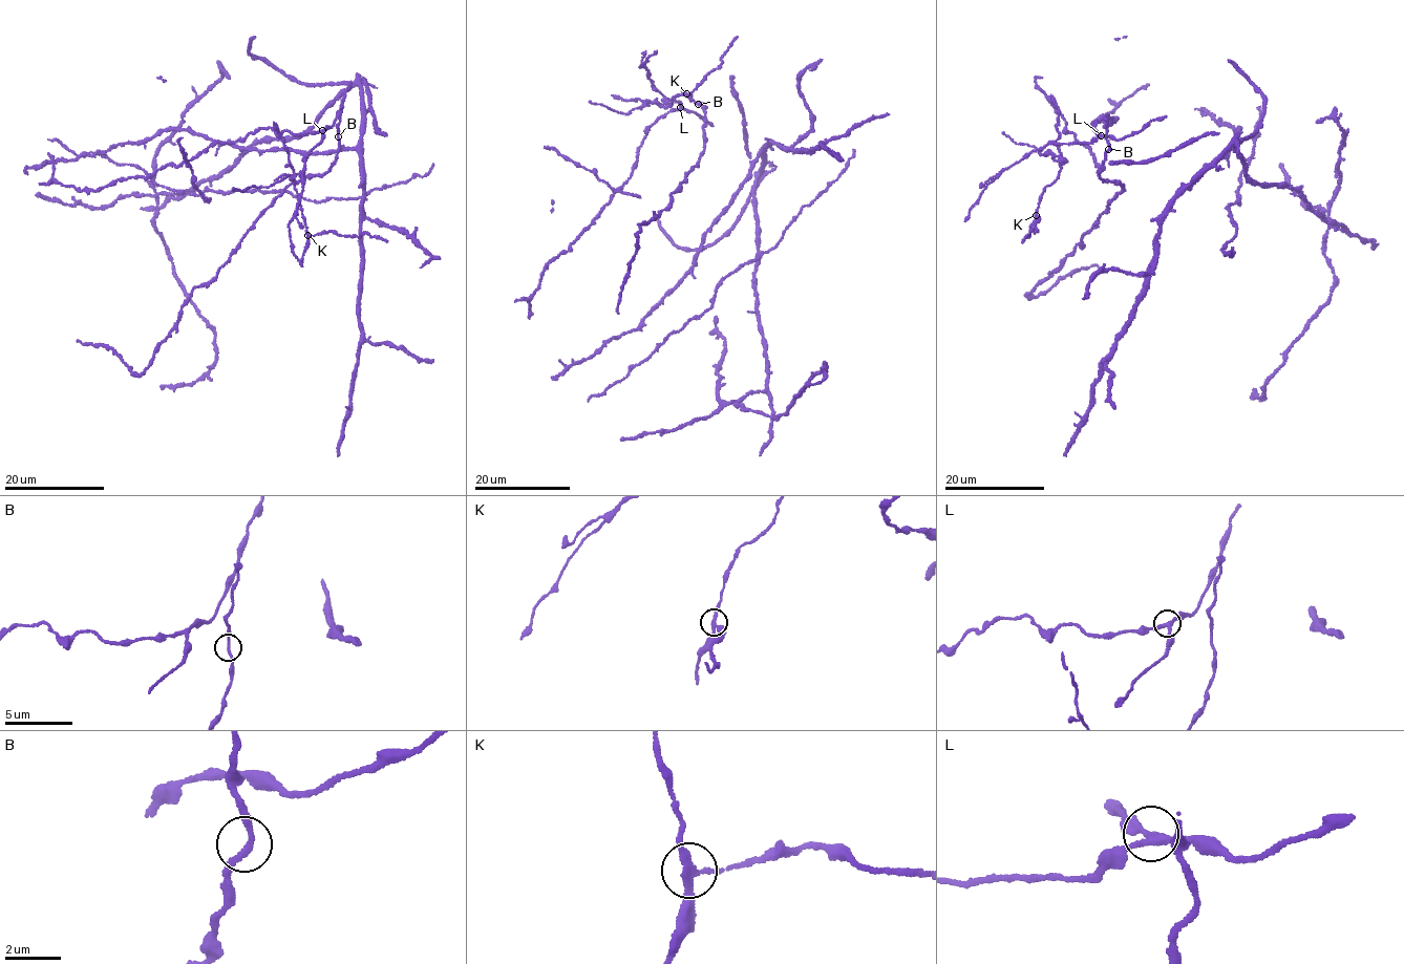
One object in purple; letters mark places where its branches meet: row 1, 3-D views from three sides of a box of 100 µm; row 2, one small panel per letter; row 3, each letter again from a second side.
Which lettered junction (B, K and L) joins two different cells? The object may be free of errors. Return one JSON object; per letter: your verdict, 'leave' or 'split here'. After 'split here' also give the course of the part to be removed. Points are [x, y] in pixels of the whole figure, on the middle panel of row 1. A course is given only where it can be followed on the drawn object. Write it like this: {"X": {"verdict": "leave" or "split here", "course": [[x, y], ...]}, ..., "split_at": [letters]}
{"B": {"verdict": "leave"}, "K": {"verdict": "split here", "course": [[686, 93], [675, 95], [671, 105], [650, 102], [622, 113], [589, 101]]}, "L": {"verdict": "leave"}, "split_at": ["K"]}

